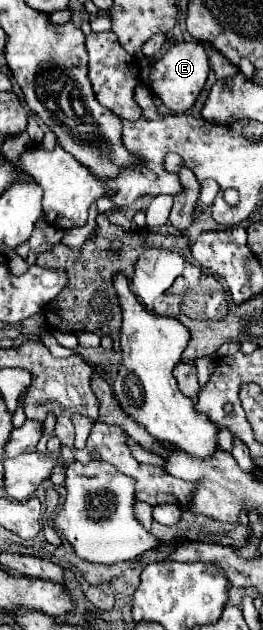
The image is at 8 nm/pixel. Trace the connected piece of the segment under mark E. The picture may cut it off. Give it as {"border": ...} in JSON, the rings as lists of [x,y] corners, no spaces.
{"border":[[[182,42],[182,44],[174,44],[160,60],[156,60],[152,64],[152,92],[174,112],[174,114],[180,114],[180,112],[188,112],[198,94],[202,92],[204,84],[206,84],[206,78],[208,78],[208,56],[204,52],[204,48],[200,44],[188,44],[188,42]]]}

